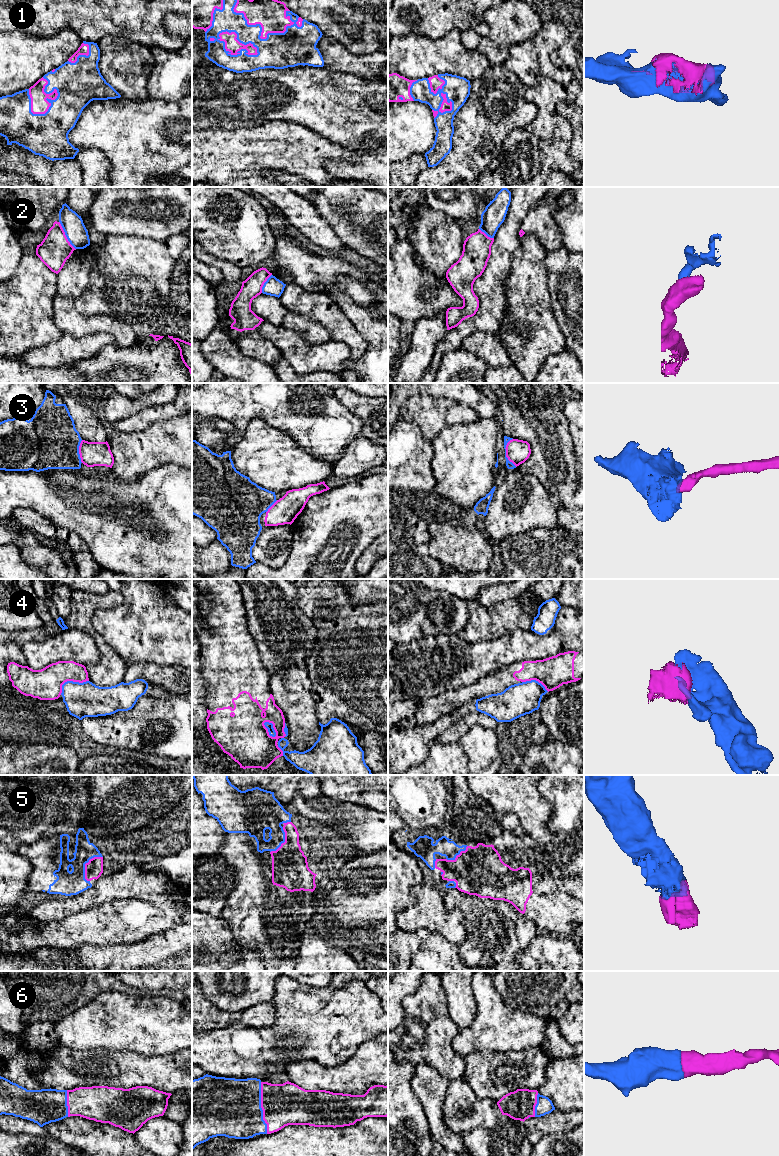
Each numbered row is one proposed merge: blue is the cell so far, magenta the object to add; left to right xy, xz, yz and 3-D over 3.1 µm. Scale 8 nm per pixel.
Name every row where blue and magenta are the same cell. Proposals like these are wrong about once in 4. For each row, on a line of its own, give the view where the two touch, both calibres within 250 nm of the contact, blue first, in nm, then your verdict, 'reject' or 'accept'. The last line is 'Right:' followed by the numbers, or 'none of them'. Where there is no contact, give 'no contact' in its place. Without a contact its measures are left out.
1: meets blue in xz; 280 nm thick on the blue side, 240 nm on the other; accept
2: meets blue in xy; 170 nm thick on the blue side, 240 nm on the other; reject
3: meets blue in yz; 60 nm thick on the blue side, 190 nm on the other; accept
4: meets blue in xz; 60 nm thick on the blue side, 380 nm on the other; reject
5: meets blue in xy; 190 nm thick on the blue side, 140 nm on the other; accept
6: meets blue in xz; 480 nm thick on the blue side, 340 nm on the other; accept
Right: 1, 3, 5, 6

